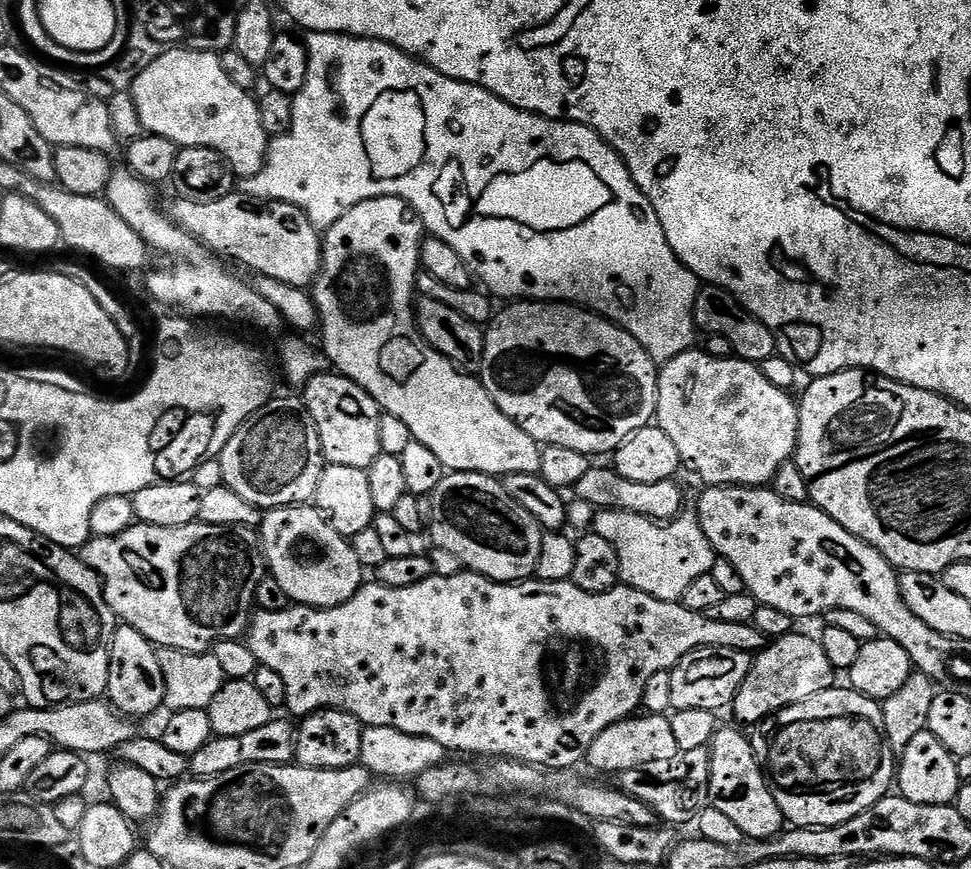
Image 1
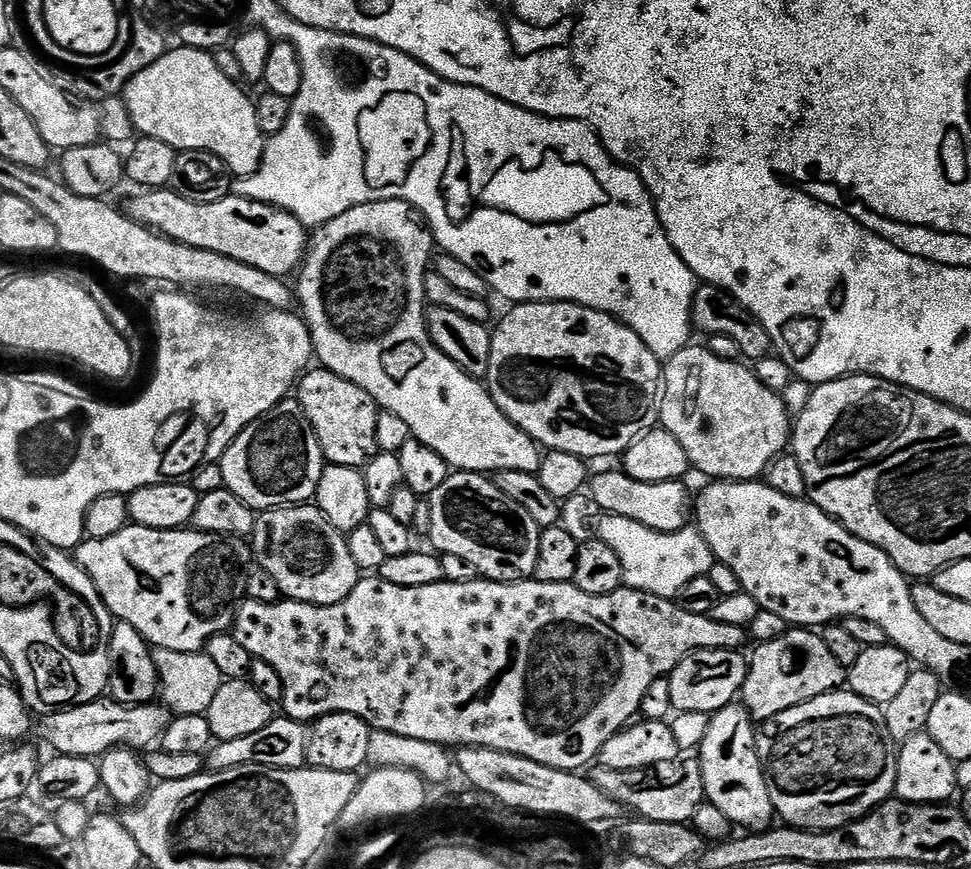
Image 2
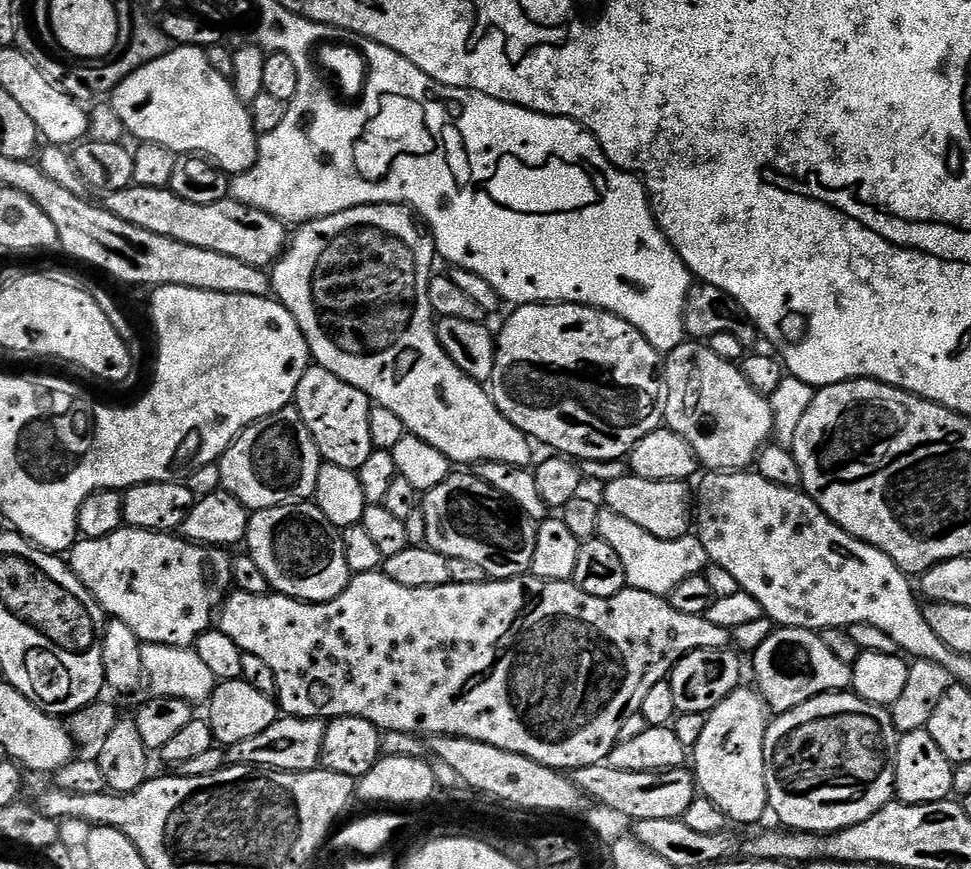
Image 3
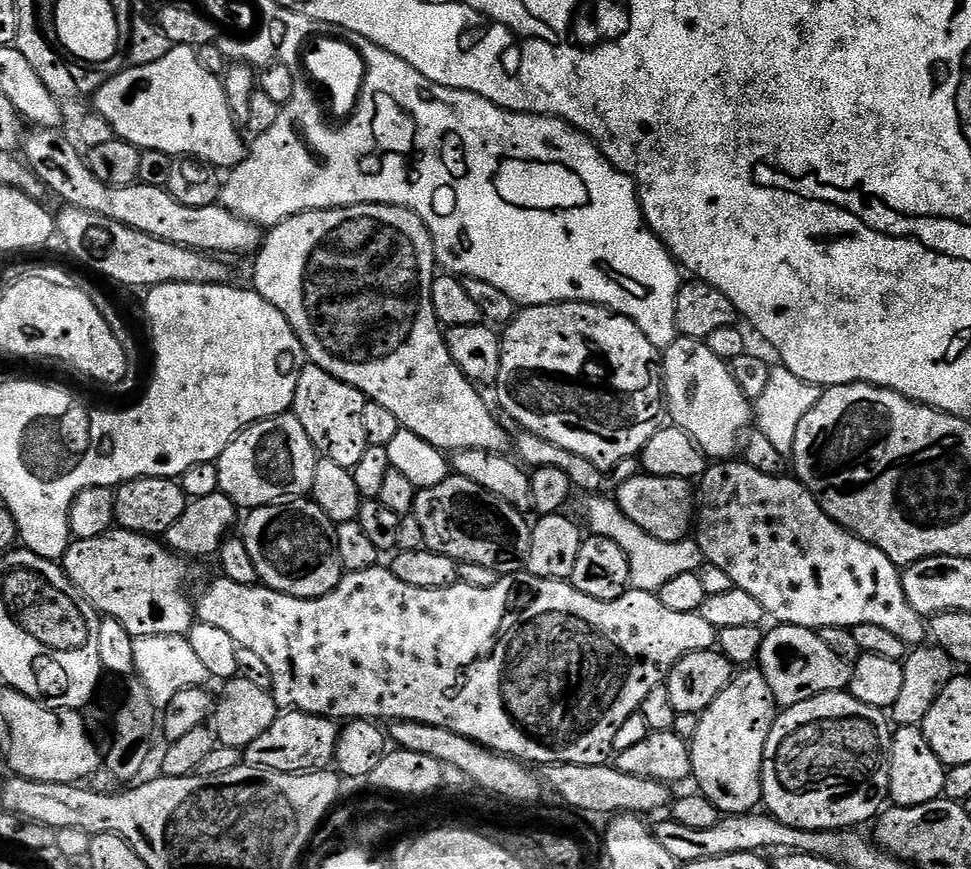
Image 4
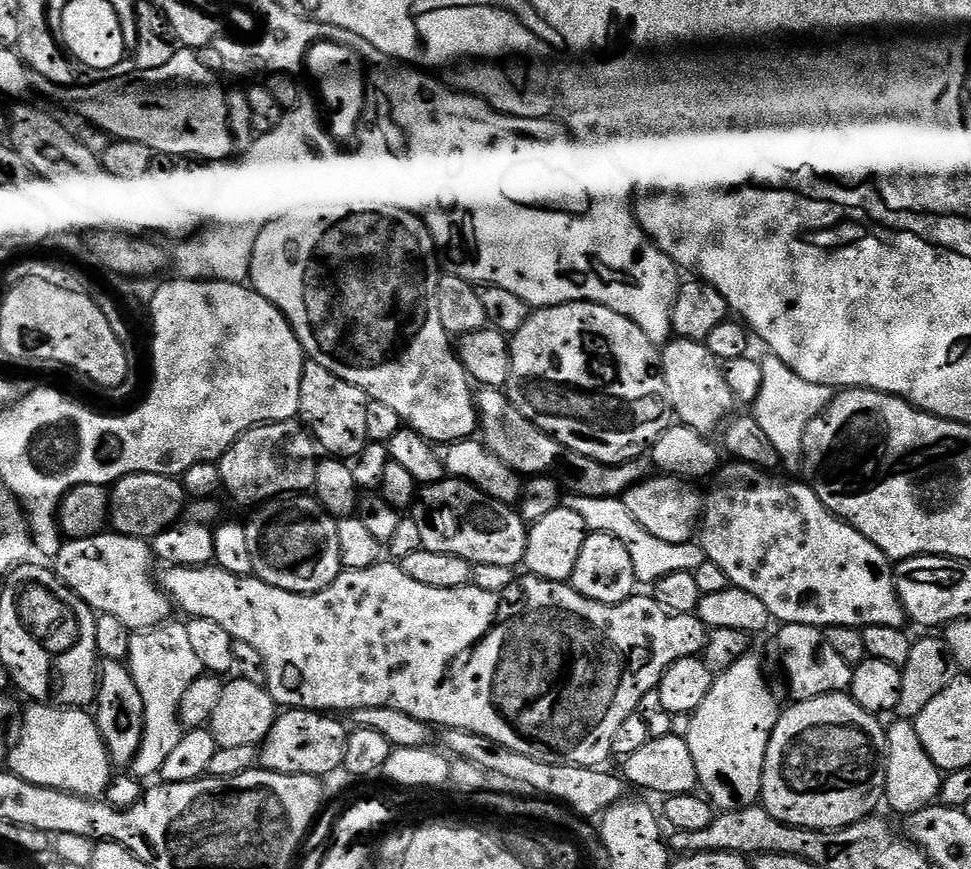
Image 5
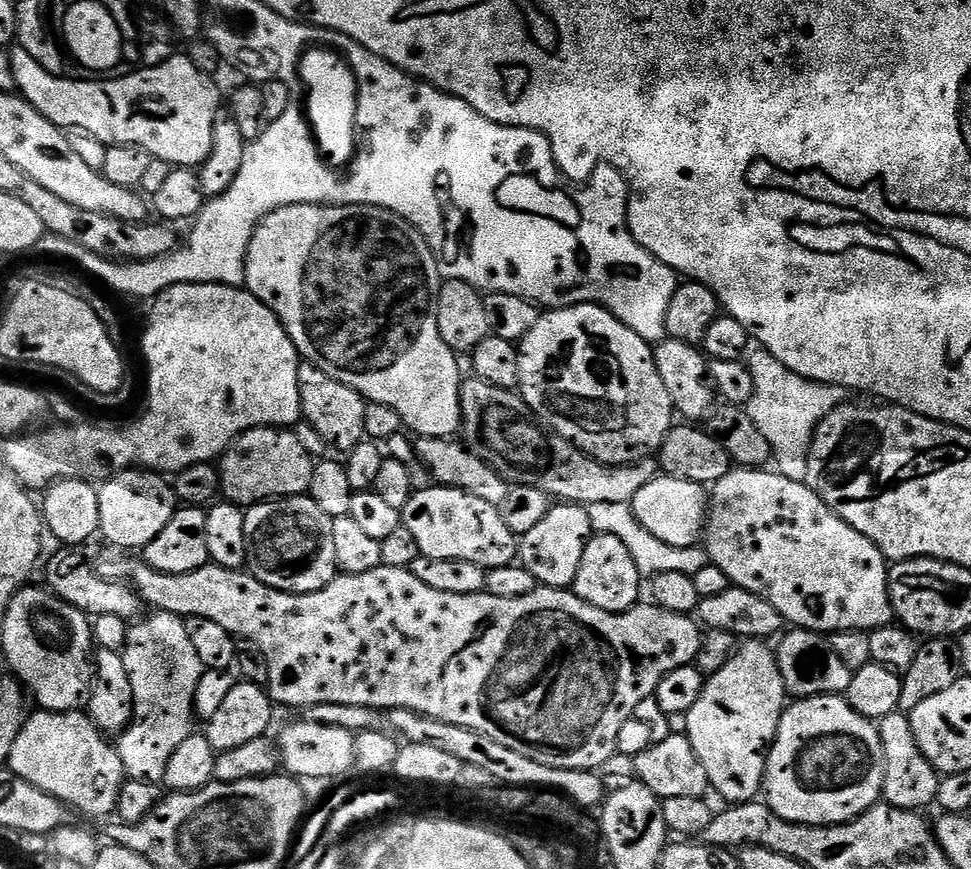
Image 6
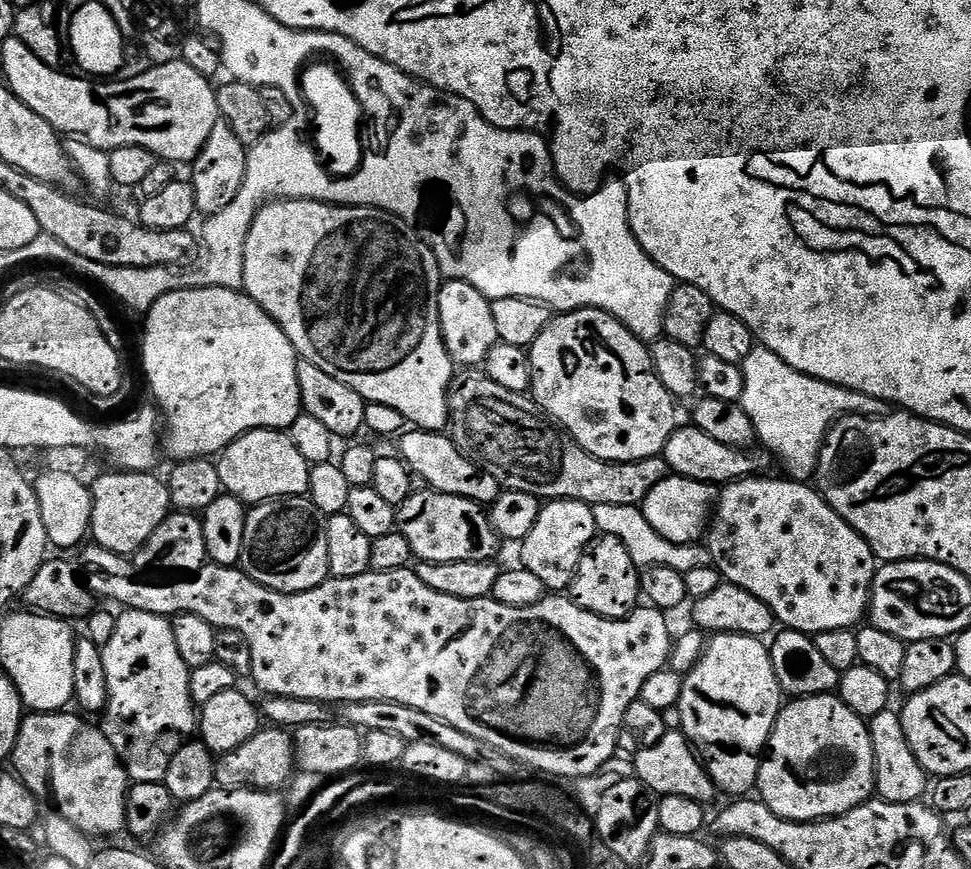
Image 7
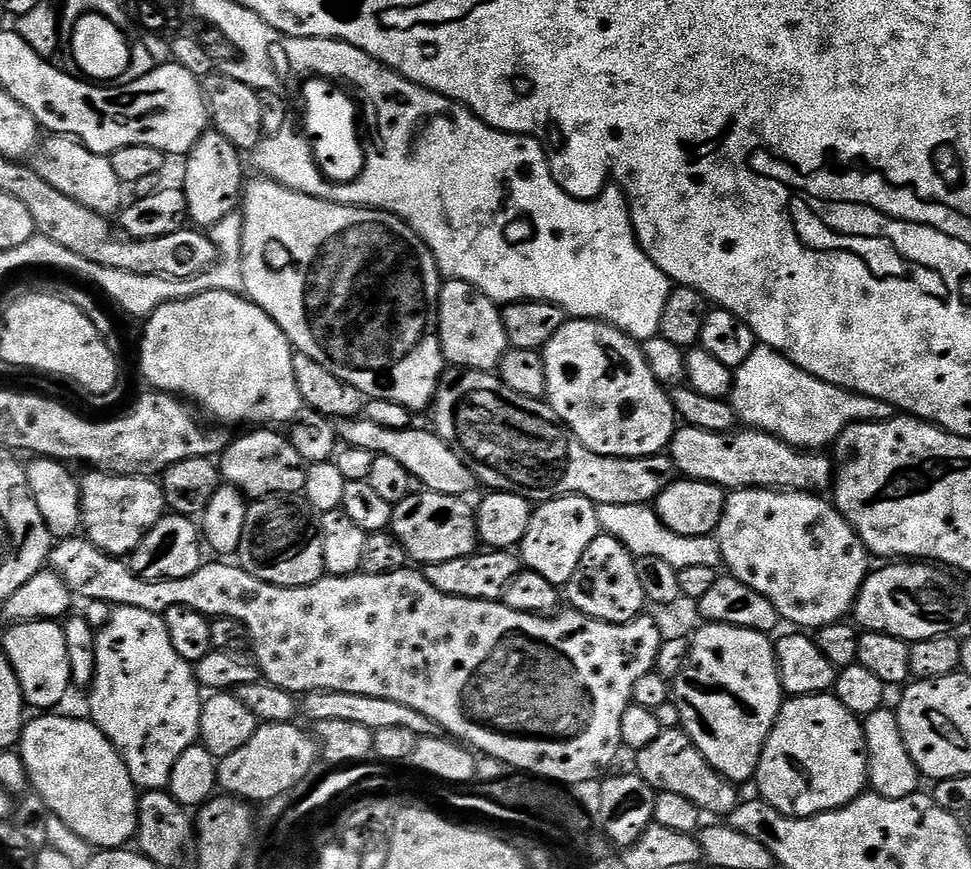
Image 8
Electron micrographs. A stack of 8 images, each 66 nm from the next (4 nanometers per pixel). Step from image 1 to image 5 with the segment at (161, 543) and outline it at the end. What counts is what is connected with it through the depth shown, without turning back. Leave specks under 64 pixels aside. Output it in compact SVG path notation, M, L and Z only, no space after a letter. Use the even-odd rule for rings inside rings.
M105 530L99 536L81 540L65 539L54 557L56 577L71 592L78 594L93 612L118 618L118 622L131 628L133 633L169 623L171 616L168 615L174 612L154 572L152 576L152 564L154 553L147 539L124 536L115 530Z

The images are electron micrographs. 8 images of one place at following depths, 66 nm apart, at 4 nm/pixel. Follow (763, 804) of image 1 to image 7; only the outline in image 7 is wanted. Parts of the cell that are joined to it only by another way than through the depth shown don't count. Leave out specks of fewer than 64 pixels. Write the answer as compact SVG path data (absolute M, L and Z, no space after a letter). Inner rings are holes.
M713 635L695 668L684 676L679 727L694 745L717 789L728 798L744 798L755 789L768 739L780 717L780 696L772 653L759 636Z

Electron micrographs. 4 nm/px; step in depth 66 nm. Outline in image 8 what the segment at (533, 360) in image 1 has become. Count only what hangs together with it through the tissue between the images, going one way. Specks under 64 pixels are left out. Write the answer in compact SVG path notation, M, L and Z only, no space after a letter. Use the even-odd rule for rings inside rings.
M565 319L563 326L542 350L546 366L546 402L566 427L594 454L603 456L659 456L671 445L678 427L672 397L654 378L643 347L626 333L603 320Z

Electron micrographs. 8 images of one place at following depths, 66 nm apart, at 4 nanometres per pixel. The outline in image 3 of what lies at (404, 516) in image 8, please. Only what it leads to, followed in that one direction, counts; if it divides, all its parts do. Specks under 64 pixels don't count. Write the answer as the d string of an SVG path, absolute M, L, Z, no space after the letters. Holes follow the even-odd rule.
M475 474L469 476L448 475L440 485L423 493L422 507L426 518L427 547L438 550L438 554L454 558L463 558L465 562L475 562L482 566L493 580L509 580L515 576L531 573L534 562L534 542L536 541L537 521L531 520L525 512L516 507L513 500L508 500L494 486L486 486Z

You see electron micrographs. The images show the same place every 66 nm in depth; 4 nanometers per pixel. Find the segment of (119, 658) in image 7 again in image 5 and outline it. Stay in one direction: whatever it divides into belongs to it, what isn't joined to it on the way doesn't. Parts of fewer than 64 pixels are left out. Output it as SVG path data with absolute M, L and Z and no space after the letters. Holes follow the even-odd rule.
M175 622L135 633L130 642L126 663L138 686L138 694L142 694L145 741L149 745L164 744L161 748L140 748L130 768L137 777L155 777L162 770L162 762L166 762L166 757L170 755L170 748L178 746L178 742L184 737L186 729L180 721L180 703L183 702L186 690L201 677L204 667L194 654L187 627Z

